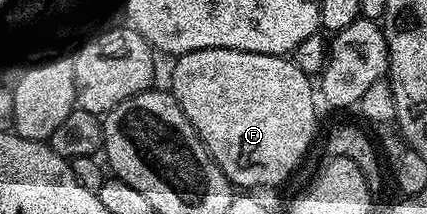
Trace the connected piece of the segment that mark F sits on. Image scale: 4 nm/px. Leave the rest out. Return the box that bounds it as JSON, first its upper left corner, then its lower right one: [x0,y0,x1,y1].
[168,49,318,191]

